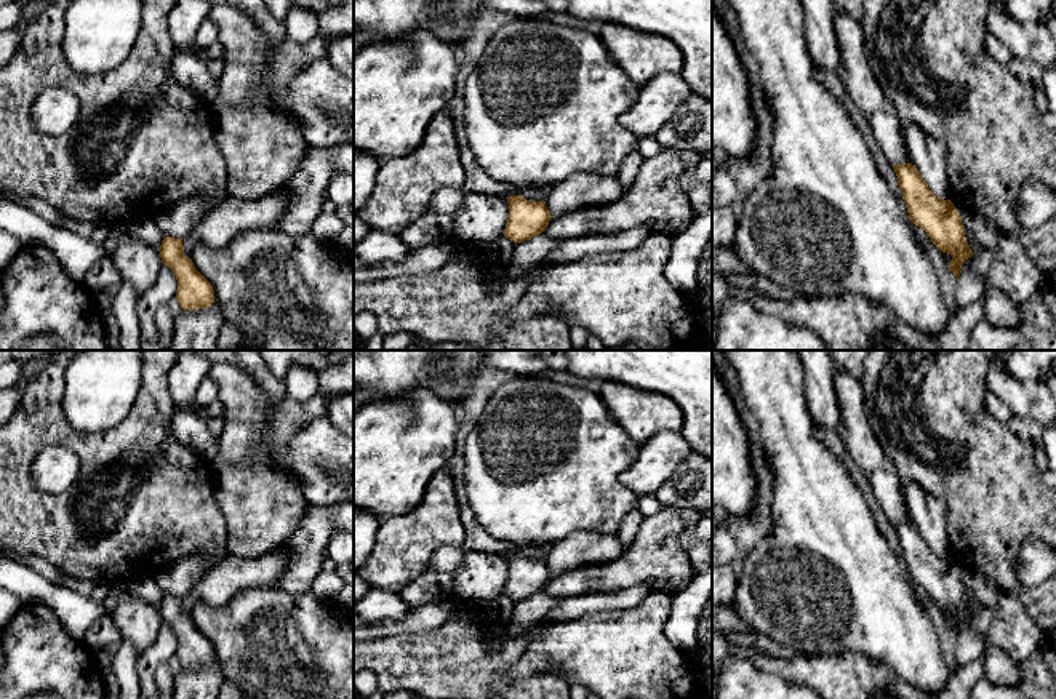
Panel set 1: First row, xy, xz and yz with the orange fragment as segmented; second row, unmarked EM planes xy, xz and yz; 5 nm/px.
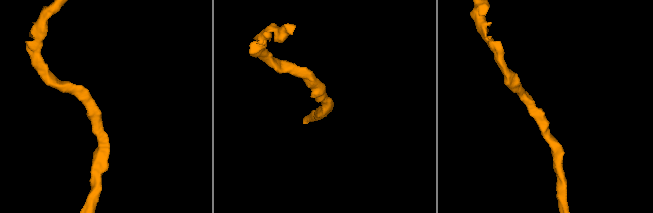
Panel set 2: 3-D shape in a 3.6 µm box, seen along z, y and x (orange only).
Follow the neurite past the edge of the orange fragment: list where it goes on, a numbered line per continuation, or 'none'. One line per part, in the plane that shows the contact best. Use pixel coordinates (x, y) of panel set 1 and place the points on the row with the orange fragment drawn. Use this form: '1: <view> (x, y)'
none

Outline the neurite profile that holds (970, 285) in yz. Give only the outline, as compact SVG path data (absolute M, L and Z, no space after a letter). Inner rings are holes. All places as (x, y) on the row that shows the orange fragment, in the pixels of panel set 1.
M981 248L974 253L971 269L957 278L955 306L957 312L982 298L984 278L994 262L994 253Z

